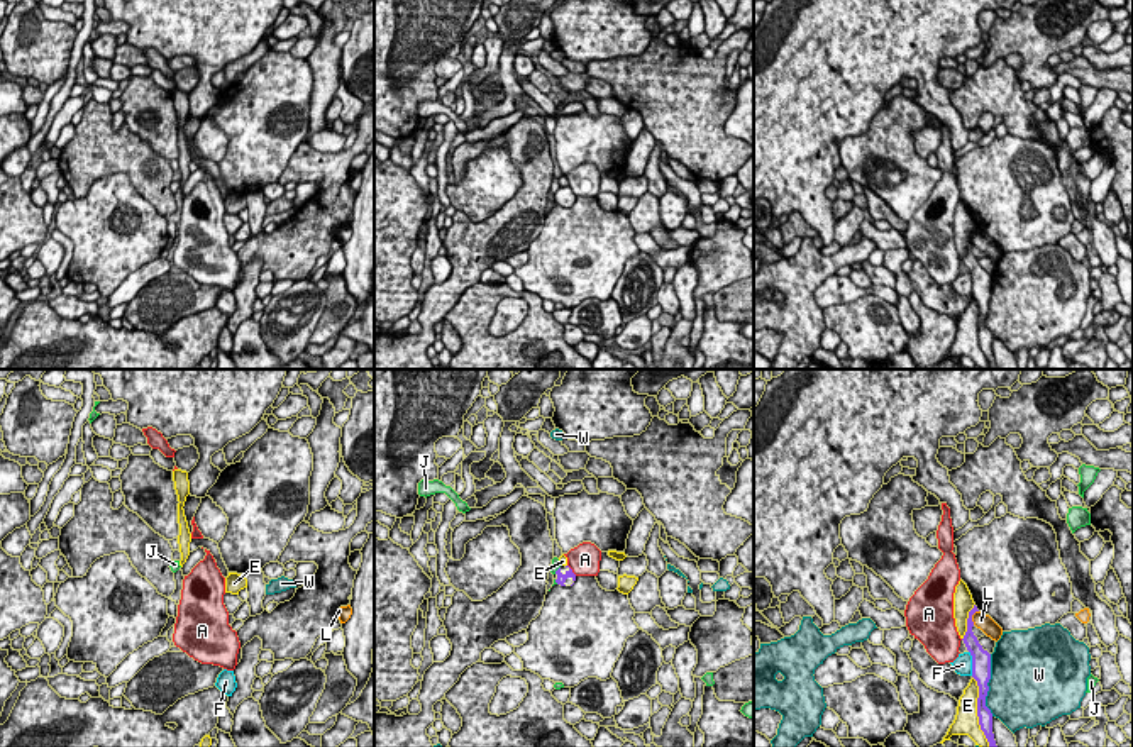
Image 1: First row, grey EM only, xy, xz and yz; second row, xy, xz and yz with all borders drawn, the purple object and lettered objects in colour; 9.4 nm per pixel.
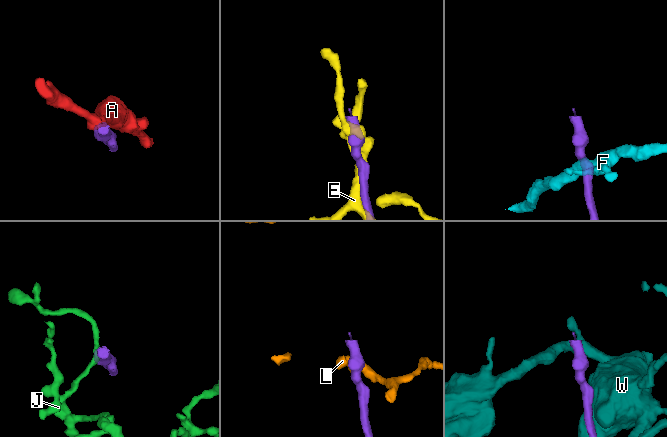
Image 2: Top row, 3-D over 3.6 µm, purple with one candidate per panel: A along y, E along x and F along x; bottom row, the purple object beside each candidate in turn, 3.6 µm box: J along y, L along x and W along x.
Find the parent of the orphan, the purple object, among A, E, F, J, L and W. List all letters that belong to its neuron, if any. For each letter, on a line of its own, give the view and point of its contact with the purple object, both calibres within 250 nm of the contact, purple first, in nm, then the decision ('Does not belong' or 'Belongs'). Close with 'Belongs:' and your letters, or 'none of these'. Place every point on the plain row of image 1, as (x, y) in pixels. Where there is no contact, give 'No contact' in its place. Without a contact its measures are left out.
A: Touches purple at xz (571, 190). Thickness 100 nm (purple) against 280 nm. Does not belong
E: Touches purple at yz (978, 332). Thickness 130 nm (purple) against 240 nm. Does not belong
F: Touches purple at yz (972, 283). Thickness 190 nm (purple) against 180 nm. Does not belong
J: Touches purple at xz (558, 190). Thickness 100 nm (purple) against 90 nm. Does not belong
L: Touches purple at yz (971, 237). Thickness 130 nm (purple) against 160 nm. Does not belong
W: Touches purple at yz (986, 305). Thickness 190 nm (purple) against 440 nm. Does not belong
Belongs: none of these

